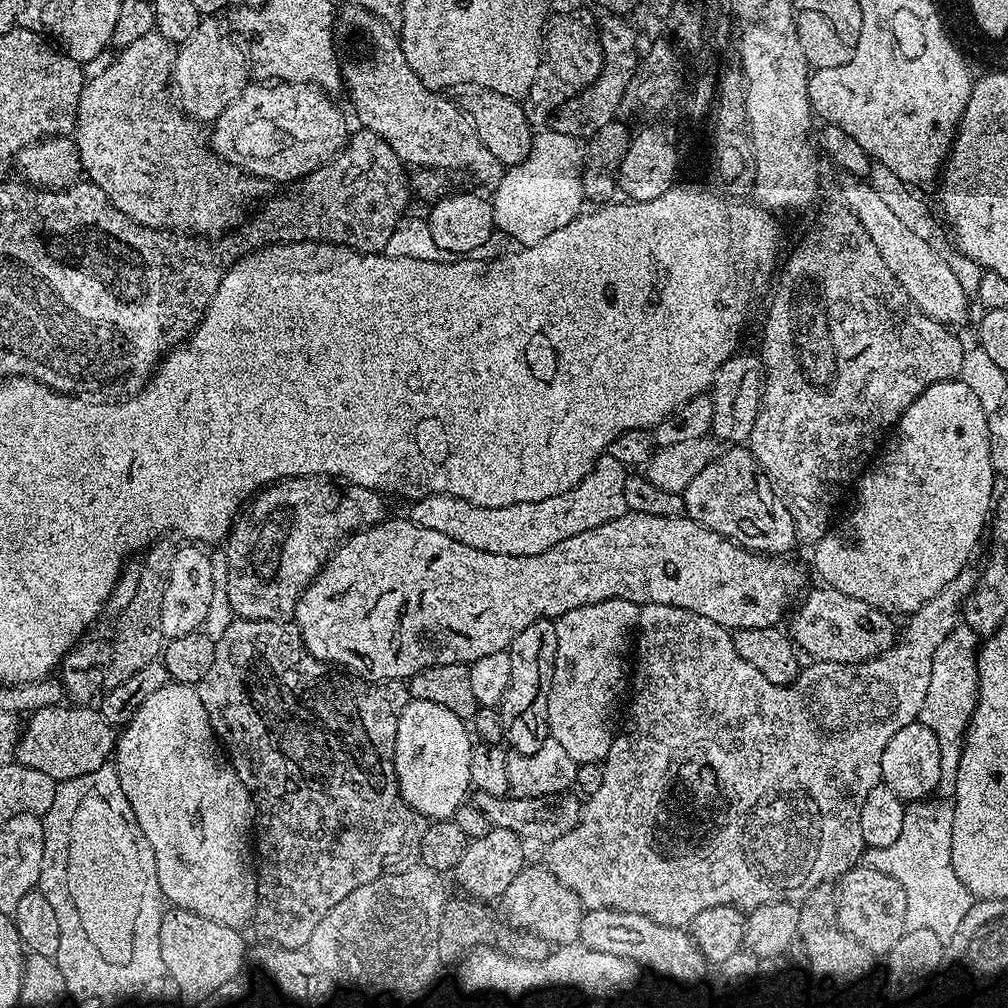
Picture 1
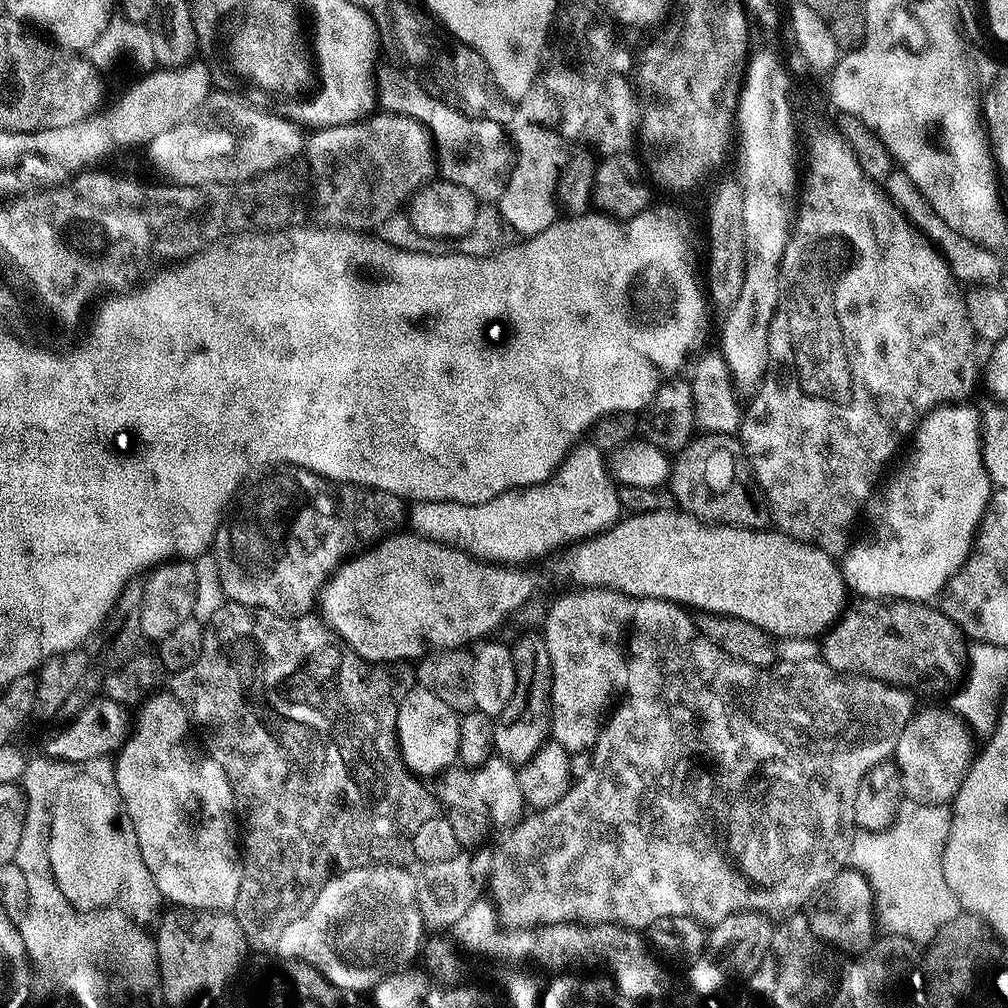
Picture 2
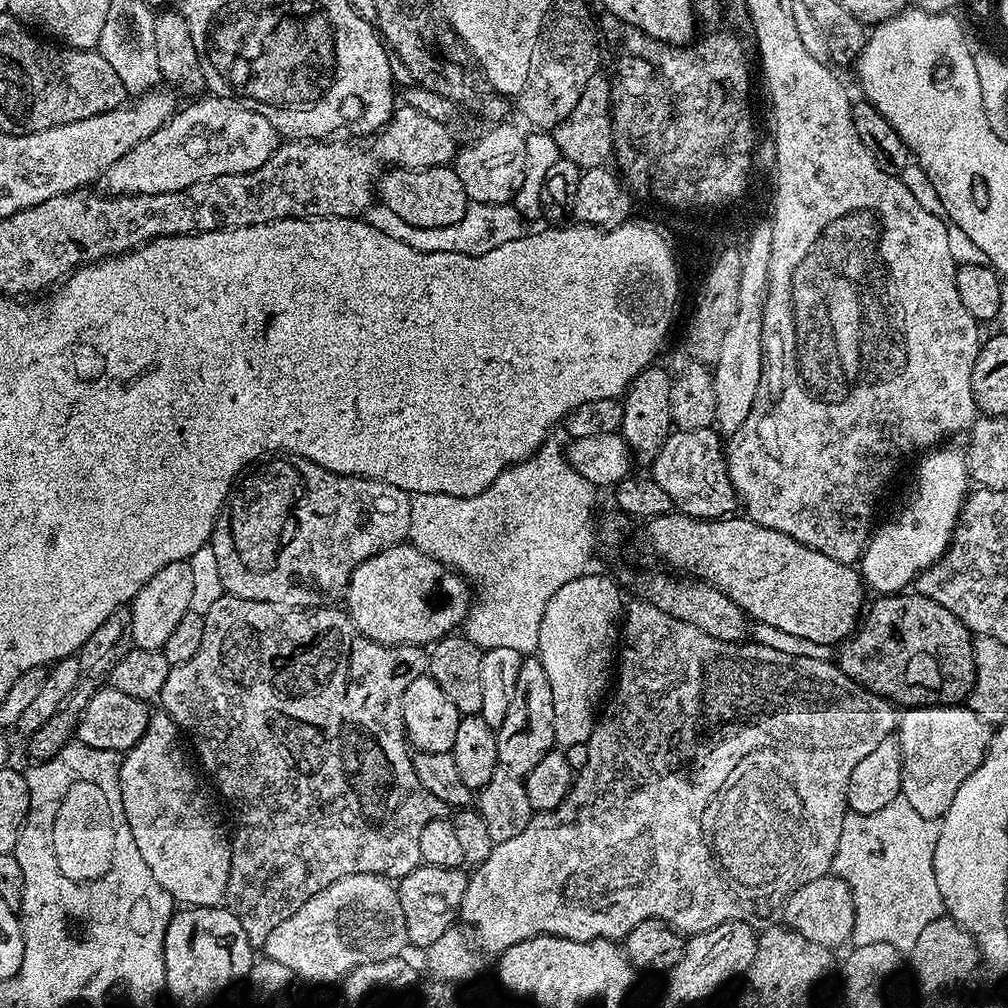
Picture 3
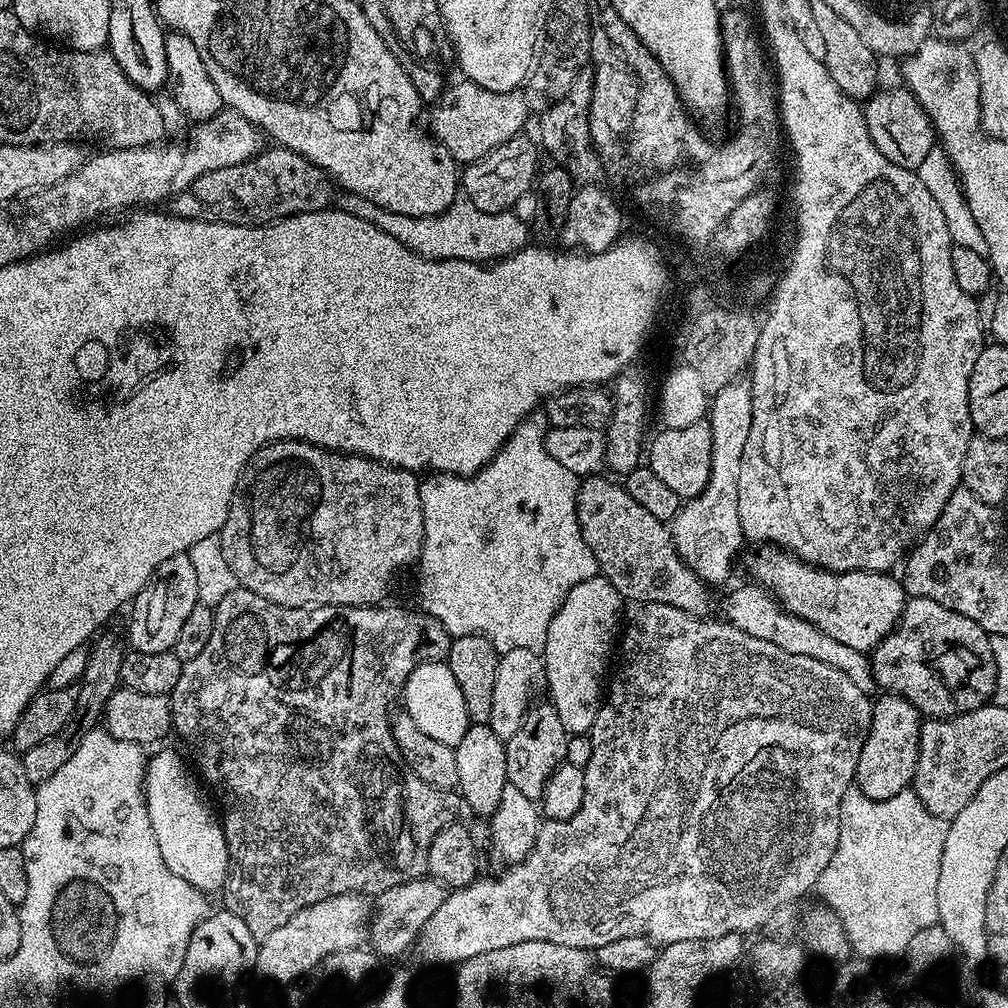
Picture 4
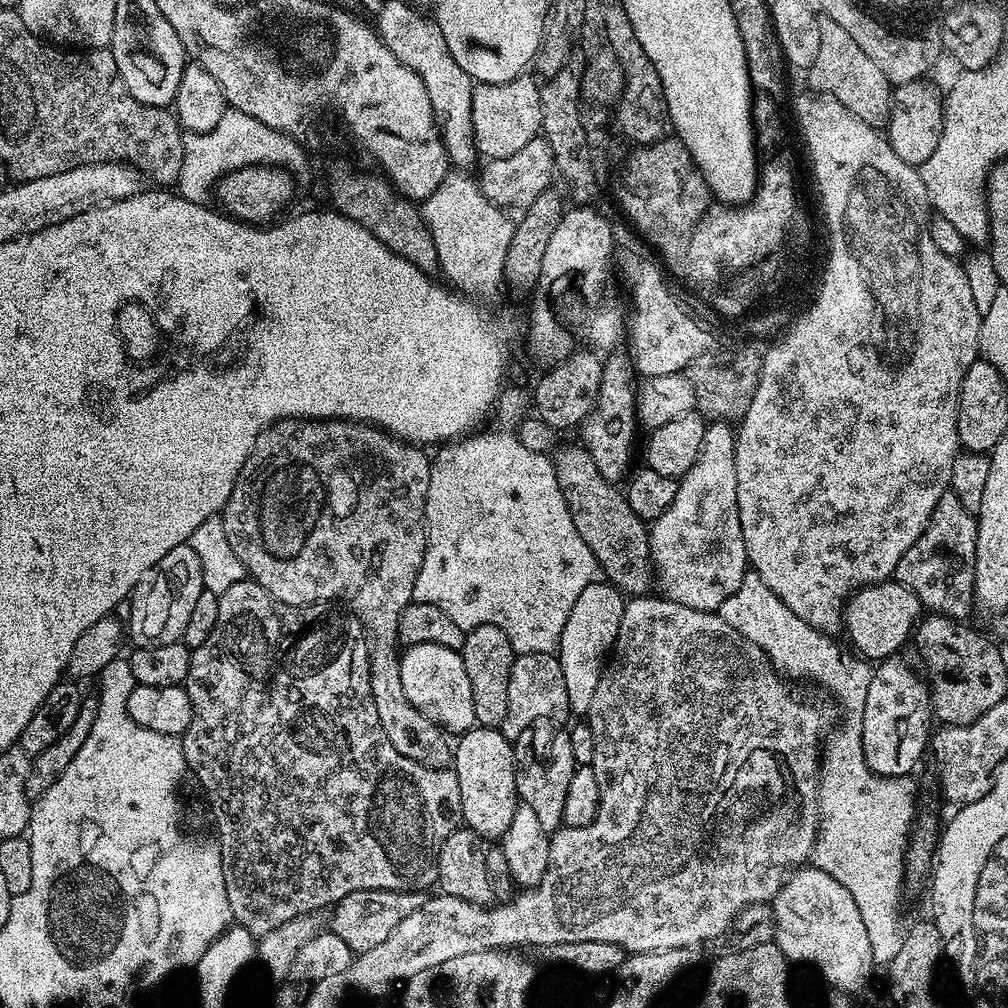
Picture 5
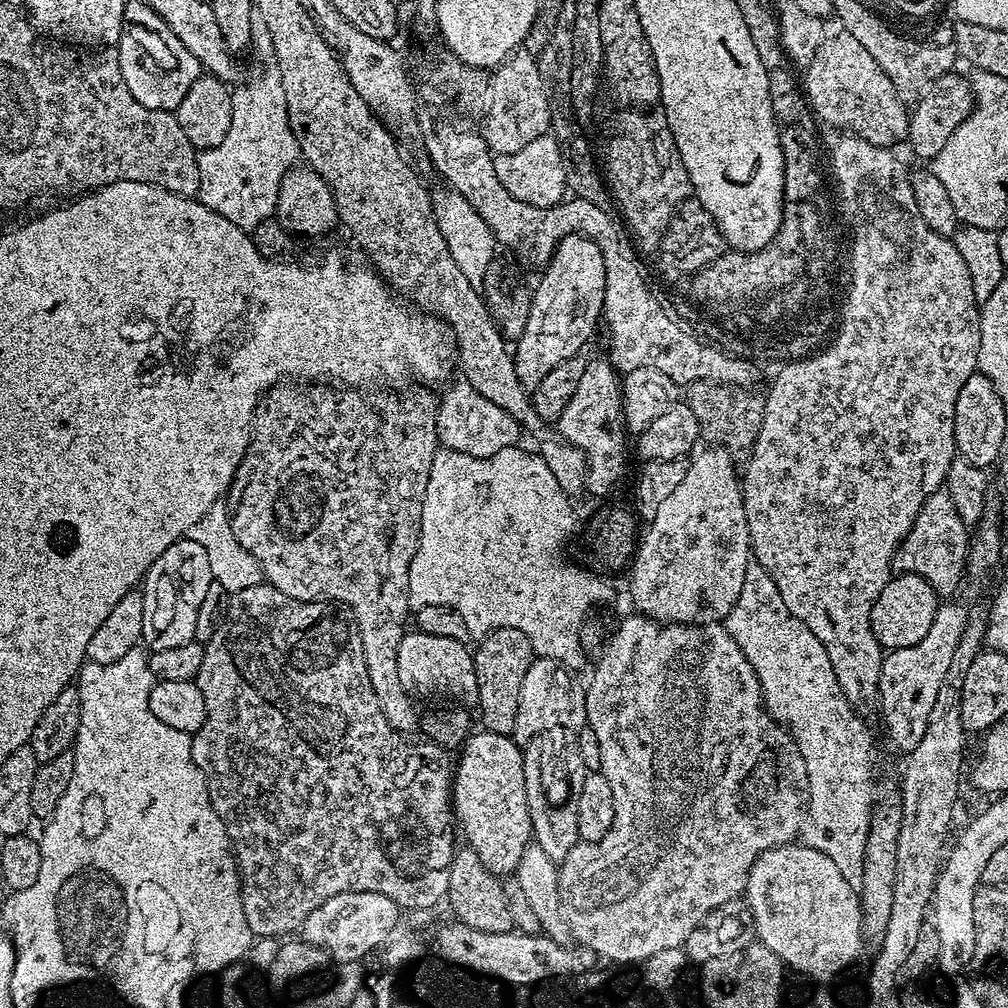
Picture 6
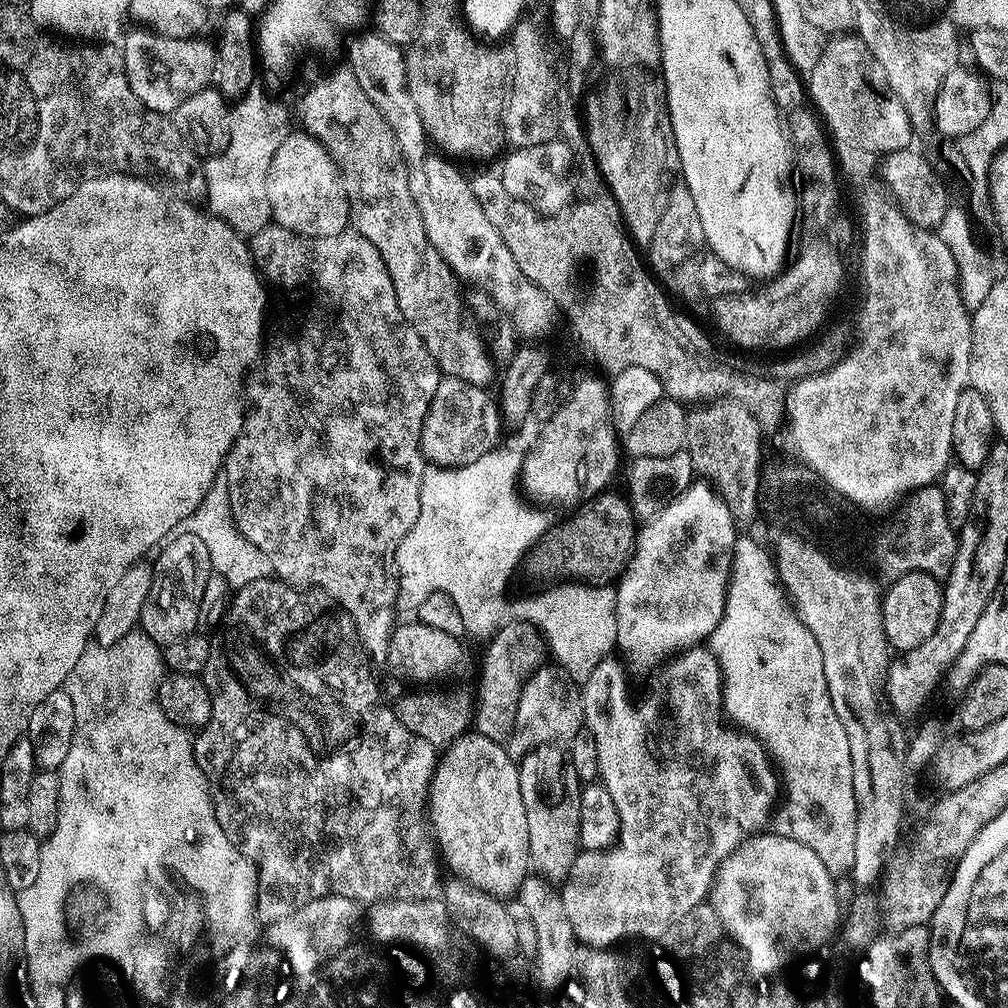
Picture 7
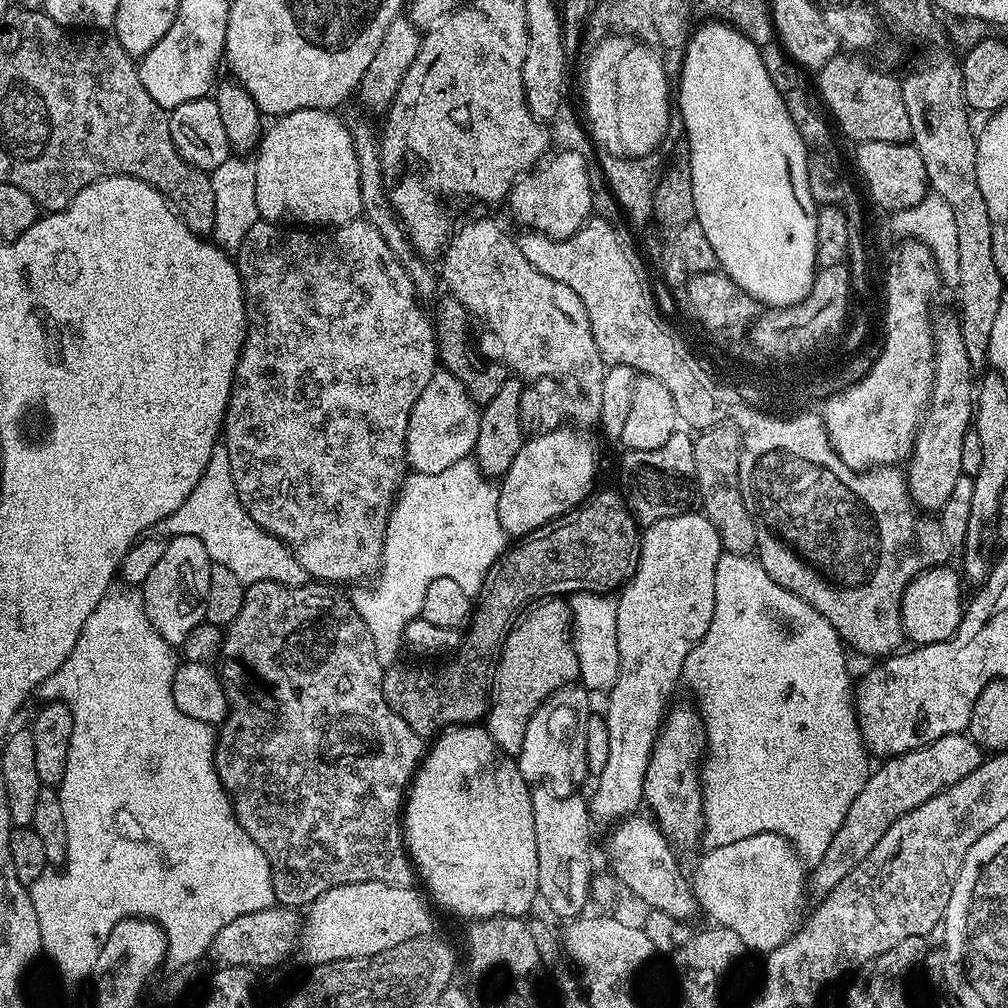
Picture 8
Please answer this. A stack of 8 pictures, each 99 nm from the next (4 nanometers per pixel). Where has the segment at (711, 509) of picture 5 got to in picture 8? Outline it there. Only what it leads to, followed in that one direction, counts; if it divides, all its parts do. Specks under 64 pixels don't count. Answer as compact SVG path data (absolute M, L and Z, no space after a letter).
M689 510L680 516L671 516L670 518L662 518L661 520L651 521L643 529L642 539L640 542L640 564L636 568L635 574L629 578L627 584L619 589L618 599L616 600L616 617L618 618L618 654L620 658L620 673L616 679L616 685L607 693L608 712L604 716L604 721L608 727L610 734L610 758L606 758L606 766L602 766L602 770L595 777L596 789L592 792L592 798L587 801L588 811L591 813L591 819L597 825L608 824L615 825L621 820L625 820L627 816L633 815L637 811L639 804L645 803L644 783L646 782L646 770L648 763L652 757L652 751L656 745L656 737L660 735L661 727L666 719L666 709L669 707L668 698L677 684L681 681L684 670L684 663L690 654L690 650L699 642L706 634L706 630L710 630L710 622L714 618L714 570L718 566L718 558L721 554L721 544L719 540L718 530L708 520L708 517L696 510Z

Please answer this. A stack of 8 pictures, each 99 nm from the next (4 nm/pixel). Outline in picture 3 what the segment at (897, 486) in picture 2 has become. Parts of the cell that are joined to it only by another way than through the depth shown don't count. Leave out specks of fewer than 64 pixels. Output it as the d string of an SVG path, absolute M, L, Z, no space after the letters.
M940 446L929 451L917 470L916 476L920 481L916 484L916 493L908 504L908 509L897 520L871 533L864 555L858 561L858 571L867 587L876 591L876 594L900 594L904 588L913 583L921 572L925 572L931 564L936 563L944 555L948 543L952 541L952 531L956 529L956 521L960 519L960 508L964 504L964 497L970 491L968 467L964 461L964 452L961 449Z

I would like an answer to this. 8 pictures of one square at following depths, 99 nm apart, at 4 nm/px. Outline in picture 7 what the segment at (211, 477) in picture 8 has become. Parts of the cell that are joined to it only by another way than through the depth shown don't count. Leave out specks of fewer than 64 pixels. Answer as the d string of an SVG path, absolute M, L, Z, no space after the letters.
M212 484L204 500L184 520L182 528L206 542L206 550L210 550L212 571L215 575L226 578L229 589L241 588L255 580L267 580L273 575L270 558L266 558L266 554L262 554L262 550L258 550L258 546L254 546L254 542L247 540L238 530L230 510L227 484Z

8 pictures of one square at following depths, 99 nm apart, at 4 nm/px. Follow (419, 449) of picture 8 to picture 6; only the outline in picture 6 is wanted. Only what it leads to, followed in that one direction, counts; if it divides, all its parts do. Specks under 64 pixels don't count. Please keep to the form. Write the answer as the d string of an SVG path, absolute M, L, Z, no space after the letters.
M458 380L444 394L441 393L436 409L436 436L443 448L484 458L498 454L498 450L517 447L521 443L522 431L519 422L510 414L478 394L465 380Z

